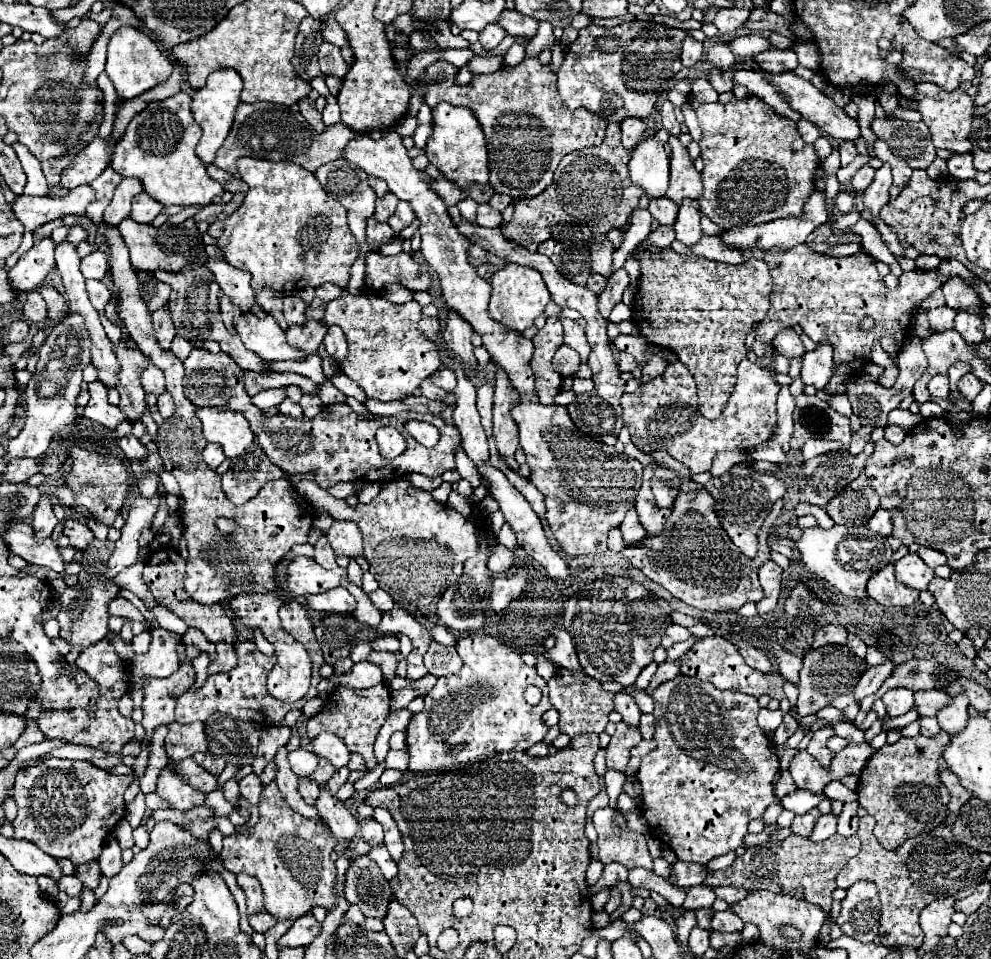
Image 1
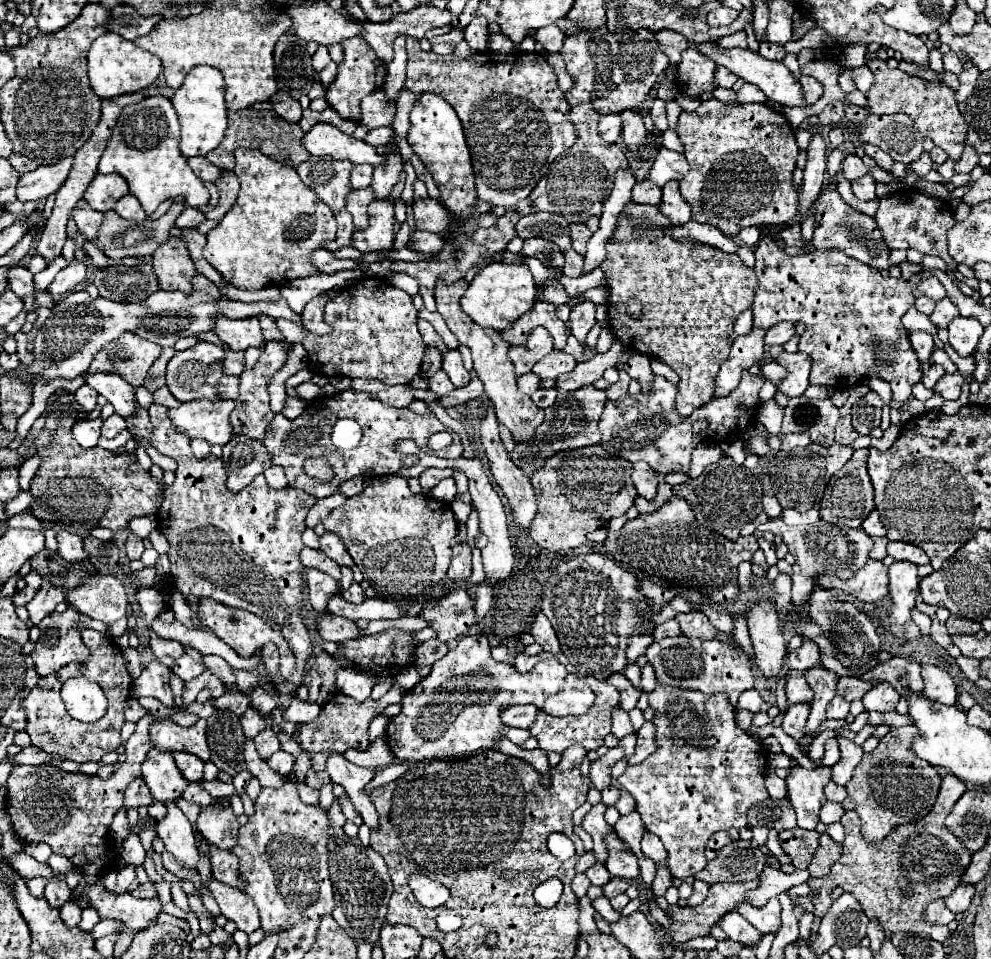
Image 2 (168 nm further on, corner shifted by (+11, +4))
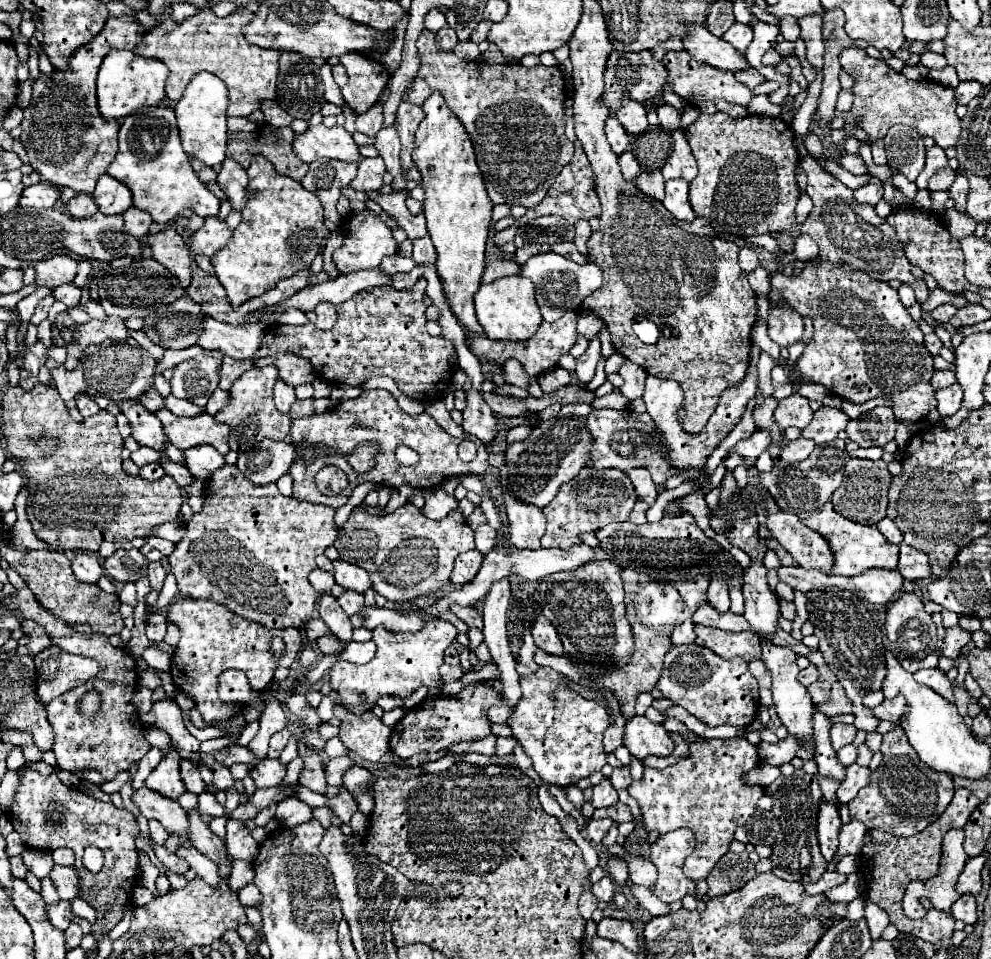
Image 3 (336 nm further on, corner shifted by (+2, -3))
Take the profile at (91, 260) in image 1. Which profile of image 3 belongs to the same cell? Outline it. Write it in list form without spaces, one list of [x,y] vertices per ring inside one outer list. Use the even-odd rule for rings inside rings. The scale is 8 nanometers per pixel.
[[[65,284],[65,286],[59,286],[53,290],[55,292],[55,298],[59,302],[63,302],[67,308],[75,308],[81,300],[81,290],[75,286],[75,284]]]

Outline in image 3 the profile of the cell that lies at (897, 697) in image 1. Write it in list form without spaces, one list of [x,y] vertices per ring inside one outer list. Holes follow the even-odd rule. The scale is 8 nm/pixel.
[[[895,696],[891,700],[883,700],[877,708],[873,708],[873,716],[877,720],[887,720],[887,722],[897,722],[905,714],[905,698]]]

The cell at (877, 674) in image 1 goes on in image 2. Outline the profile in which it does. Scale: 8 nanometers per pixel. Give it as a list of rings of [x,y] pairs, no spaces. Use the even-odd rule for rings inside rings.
[[[836,695],[836,697],[828,703],[826,717],[828,717],[828,719],[844,719],[844,717],[848,715],[848,709],[850,709],[850,703],[848,703],[842,695]]]

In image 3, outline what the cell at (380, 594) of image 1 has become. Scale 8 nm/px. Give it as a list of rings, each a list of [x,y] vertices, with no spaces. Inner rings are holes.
[[[345,590],[345,592],[337,598],[337,602],[339,602],[339,606],[345,610],[347,616],[353,616],[353,614],[357,614],[357,612],[363,608],[363,596],[357,594],[357,592],[353,592],[353,590]]]

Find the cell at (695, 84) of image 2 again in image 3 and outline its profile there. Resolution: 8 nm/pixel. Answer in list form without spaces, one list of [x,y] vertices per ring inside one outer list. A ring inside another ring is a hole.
[[[681,50],[681,52],[667,52],[665,58],[663,58],[663,64],[665,68],[669,70],[669,80],[667,84],[671,86],[671,90],[681,96],[683,100],[687,100],[689,104],[699,104],[701,100],[727,100],[727,102],[733,102],[733,104],[741,104],[741,106],[747,106],[753,98],[753,92],[751,88],[747,88],[745,84],[737,82],[735,76],[731,72],[725,72],[725,70],[717,70],[713,66],[705,66],[701,62],[695,62],[691,58],[689,52]]]

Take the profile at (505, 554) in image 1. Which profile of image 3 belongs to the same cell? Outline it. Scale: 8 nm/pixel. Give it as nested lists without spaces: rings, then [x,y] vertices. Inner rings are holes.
[[[489,524],[477,526],[477,530],[475,530],[475,544],[477,544],[479,552],[487,554],[495,546],[495,538],[497,538],[497,534],[495,534],[495,530]]]

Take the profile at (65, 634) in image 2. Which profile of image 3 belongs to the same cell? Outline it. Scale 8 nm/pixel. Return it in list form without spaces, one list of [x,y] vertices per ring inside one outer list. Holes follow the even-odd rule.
[[[49,646],[43,654],[35,656],[39,702],[49,704],[53,698],[85,684],[97,670],[95,660],[63,654],[57,646]]]

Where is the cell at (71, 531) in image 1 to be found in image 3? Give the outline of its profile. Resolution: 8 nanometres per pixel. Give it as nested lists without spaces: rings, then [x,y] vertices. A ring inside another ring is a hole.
[[[75,552],[75,560],[71,562],[71,568],[73,568],[73,574],[77,576],[79,582],[97,584],[99,578],[103,576],[103,568],[101,568],[99,558],[95,554]]]

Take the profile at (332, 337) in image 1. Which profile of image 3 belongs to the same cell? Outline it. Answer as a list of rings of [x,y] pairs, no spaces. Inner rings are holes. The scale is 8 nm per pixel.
[[[319,302],[313,310],[305,312],[309,322],[313,322],[321,330],[329,330],[337,322],[337,312],[331,302]]]

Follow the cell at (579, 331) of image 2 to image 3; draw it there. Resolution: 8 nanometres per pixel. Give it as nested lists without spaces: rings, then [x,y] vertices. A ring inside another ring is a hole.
[[[595,338],[595,340],[589,342],[587,352],[585,352],[583,356],[577,358],[575,378],[577,378],[577,382],[579,382],[581,386],[585,386],[585,384],[589,384],[589,382],[593,380],[597,362],[599,362],[599,358],[601,358],[601,356],[599,356],[599,350],[601,350],[601,346],[599,346],[599,338]]]

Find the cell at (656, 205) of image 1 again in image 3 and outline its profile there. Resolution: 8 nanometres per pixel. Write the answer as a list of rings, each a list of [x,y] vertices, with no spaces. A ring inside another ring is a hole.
[[[659,170],[641,172],[635,178],[635,184],[643,190],[643,194],[649,194],[655,200],[663,200],[663,196],[665,196],[665,192],[663,192],[665,190],[665,180],[663,180],[663,174]]]

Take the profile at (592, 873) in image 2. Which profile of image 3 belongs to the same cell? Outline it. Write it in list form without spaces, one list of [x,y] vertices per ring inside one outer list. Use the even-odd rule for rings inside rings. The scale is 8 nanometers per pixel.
[[[603,876],[597,884],[593,884],[593,888],[591,888],[591,892],[593,892],[593,896],[597,898],[597,900],[603,900],[603,902],[611,902],[613,900],[613,890],[615,890],[615,886],[613,886],[613,880],[609,878],[609,876]]]

